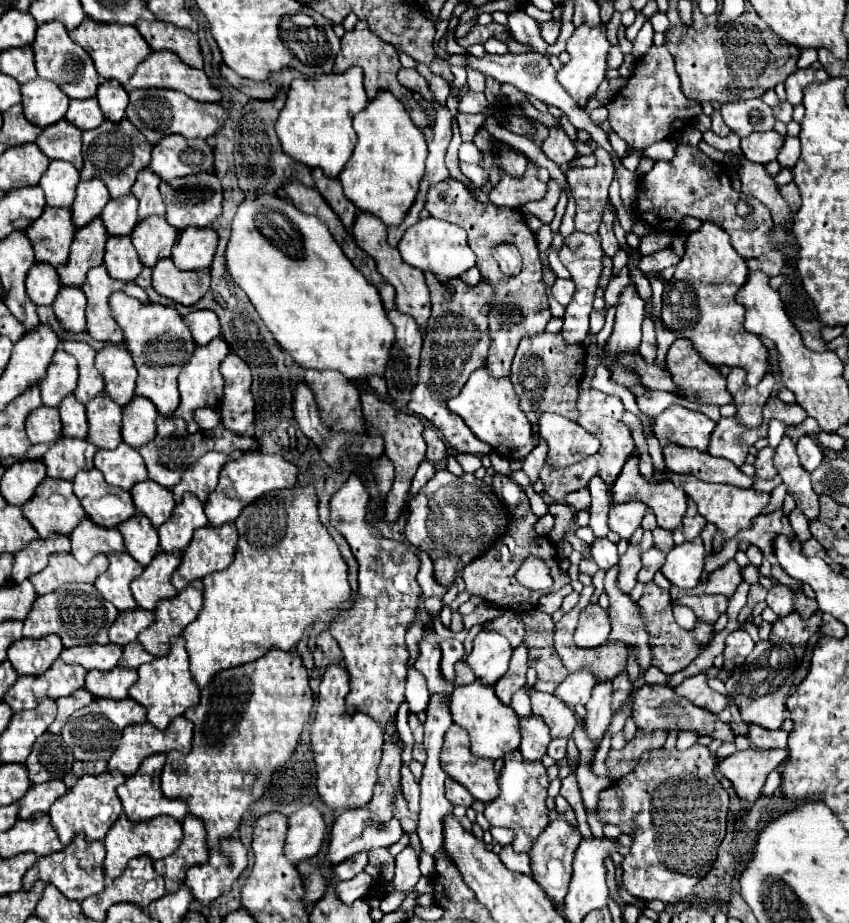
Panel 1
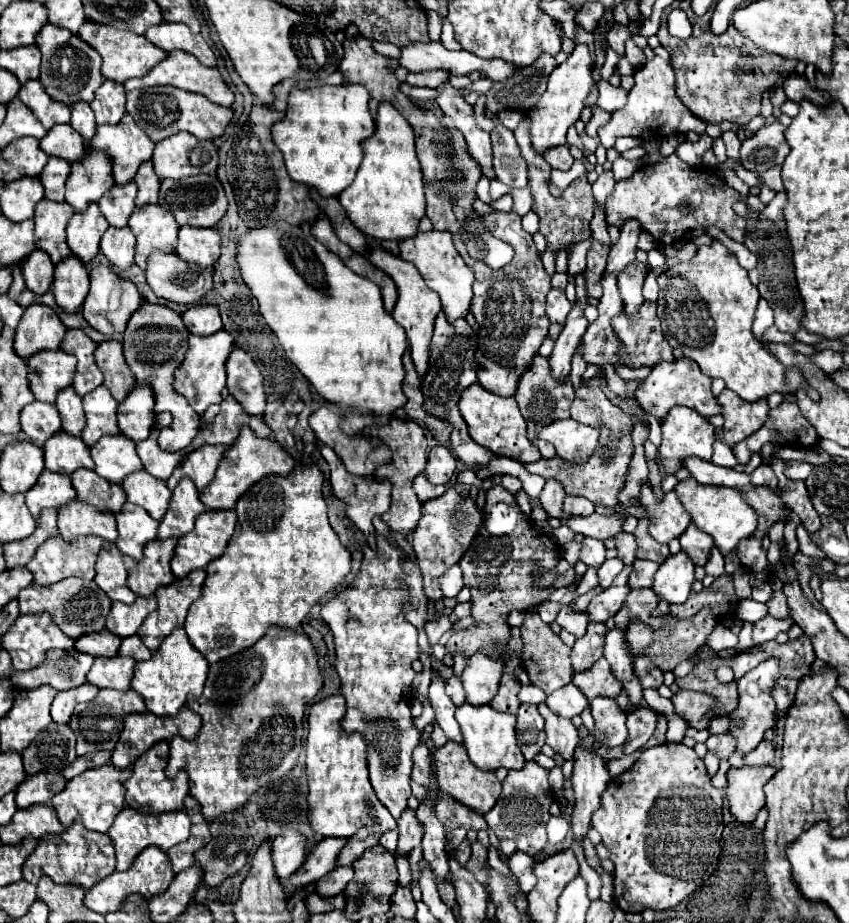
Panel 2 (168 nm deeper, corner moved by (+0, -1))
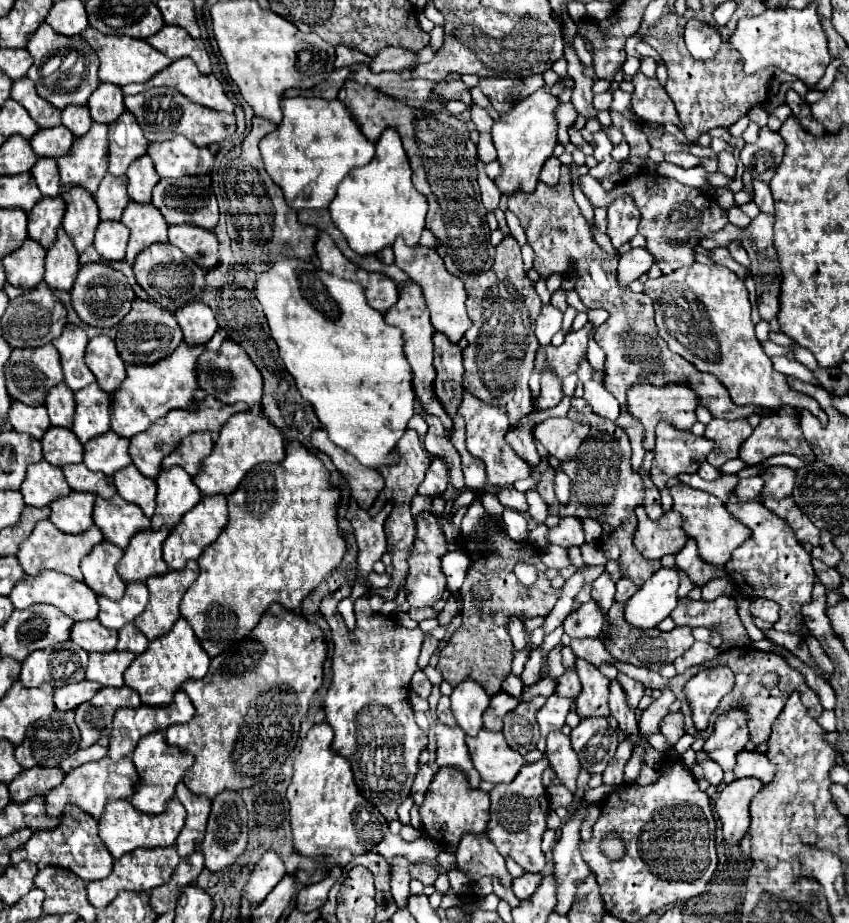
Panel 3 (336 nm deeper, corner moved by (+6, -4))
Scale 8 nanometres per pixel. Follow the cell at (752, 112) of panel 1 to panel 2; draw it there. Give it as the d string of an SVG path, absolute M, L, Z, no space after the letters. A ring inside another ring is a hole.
M723 131L723 141L727 147L727 157L739 159L739 137L735 131Z

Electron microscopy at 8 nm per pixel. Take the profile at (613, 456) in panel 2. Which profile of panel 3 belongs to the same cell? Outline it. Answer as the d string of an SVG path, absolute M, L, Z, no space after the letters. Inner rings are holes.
M571 398L571 408L567 416L577 422L589 424L591 432L585 440L583 450L579 450L571 462L561 464L563 472L571 478L571 498L567 504L559 506L559 516L561 518L575 516L579 520L583 518L597 520L603 528L603 534L599 538L599 548L609 560L619 562L623 578L631 580L637 588L641 588L643 582L661 568L661 562L643 558L633 546L633 534L637 528L635 508L643 504L643 480L639 478L637 472L631 470L631 448L619 444L621 440L617 438L617 434L613 434L611 440L603 436L605 428L601 424L605 422L605 418L599 418L597 414L593 414L591 406L583 398ZM603 442L605 444L611 442L611 448L605 448L605 450L599 448L599 444ZM579 504L587 506L589 510L579 510Z

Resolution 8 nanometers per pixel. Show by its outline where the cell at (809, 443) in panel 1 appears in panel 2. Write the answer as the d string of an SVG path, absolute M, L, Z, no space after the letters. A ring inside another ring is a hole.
M791 461L787 465L787 477L789 479L801 479L801 481L805 481L811 471L813 471L813 465L807 463L807 461Z

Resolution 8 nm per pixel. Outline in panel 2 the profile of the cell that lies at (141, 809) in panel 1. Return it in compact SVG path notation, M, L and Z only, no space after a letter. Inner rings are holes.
M163 741L145 755L141 755L133 765L133 775L125 781L125 801L129 807L141 811L141 813L167 813L167 811L183 811L183 799L189 793L189 781L185 773L179 773L173 779L167 779L163 769L169 759L169 743Z

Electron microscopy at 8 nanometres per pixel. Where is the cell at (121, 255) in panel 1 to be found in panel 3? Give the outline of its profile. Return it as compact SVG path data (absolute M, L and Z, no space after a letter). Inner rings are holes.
M101 222L95 230L95 250L105 260L123 260L129 230L121 222Z

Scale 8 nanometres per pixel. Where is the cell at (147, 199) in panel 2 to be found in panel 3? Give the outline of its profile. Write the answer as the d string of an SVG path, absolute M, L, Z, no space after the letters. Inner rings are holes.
M147 154L129 164L127 180L129 180L129 198L133 202L151 202L151 192L159 182L159 174L155 172L153 162Z

